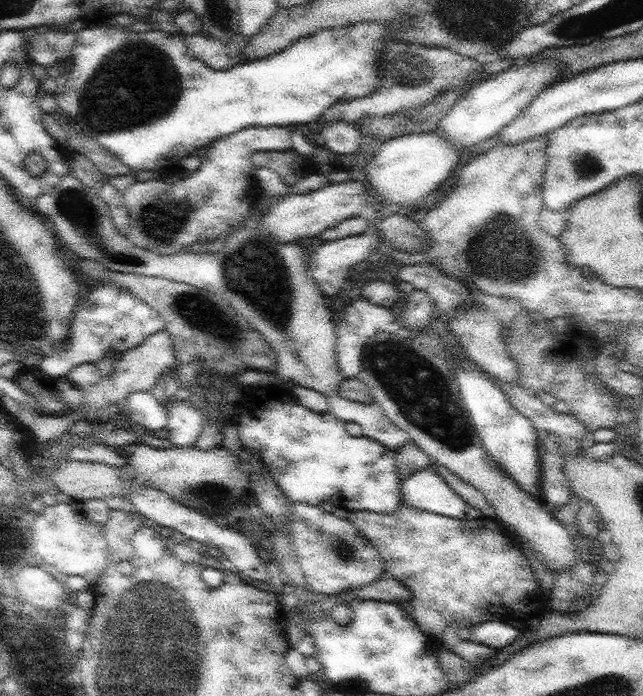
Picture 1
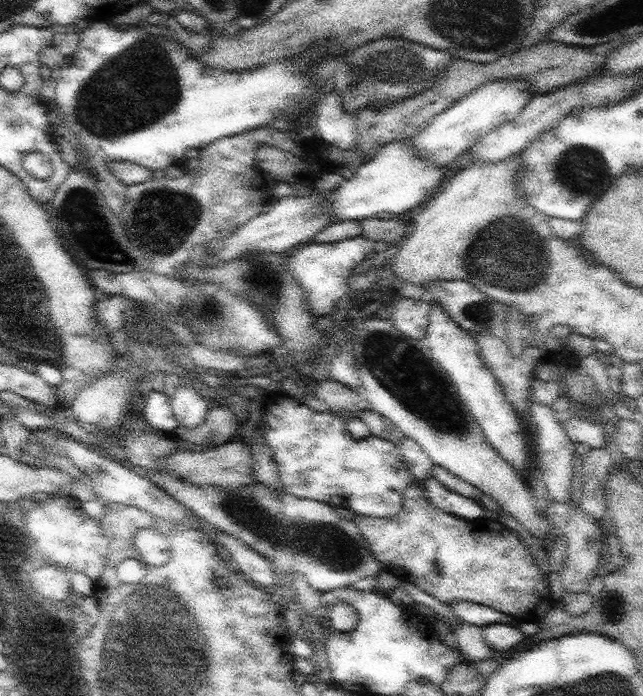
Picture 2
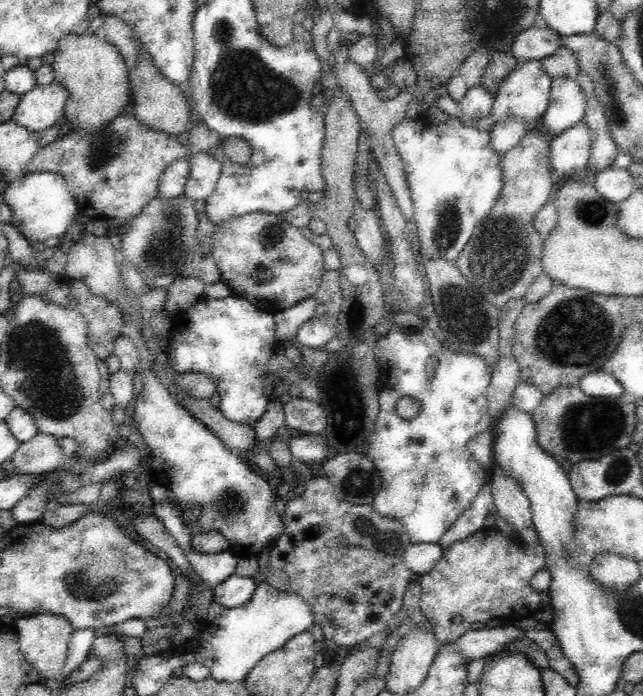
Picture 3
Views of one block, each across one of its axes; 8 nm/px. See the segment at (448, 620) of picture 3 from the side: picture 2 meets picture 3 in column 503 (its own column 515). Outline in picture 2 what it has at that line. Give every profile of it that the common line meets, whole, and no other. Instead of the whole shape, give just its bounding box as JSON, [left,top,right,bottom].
[354,482,555,622]

